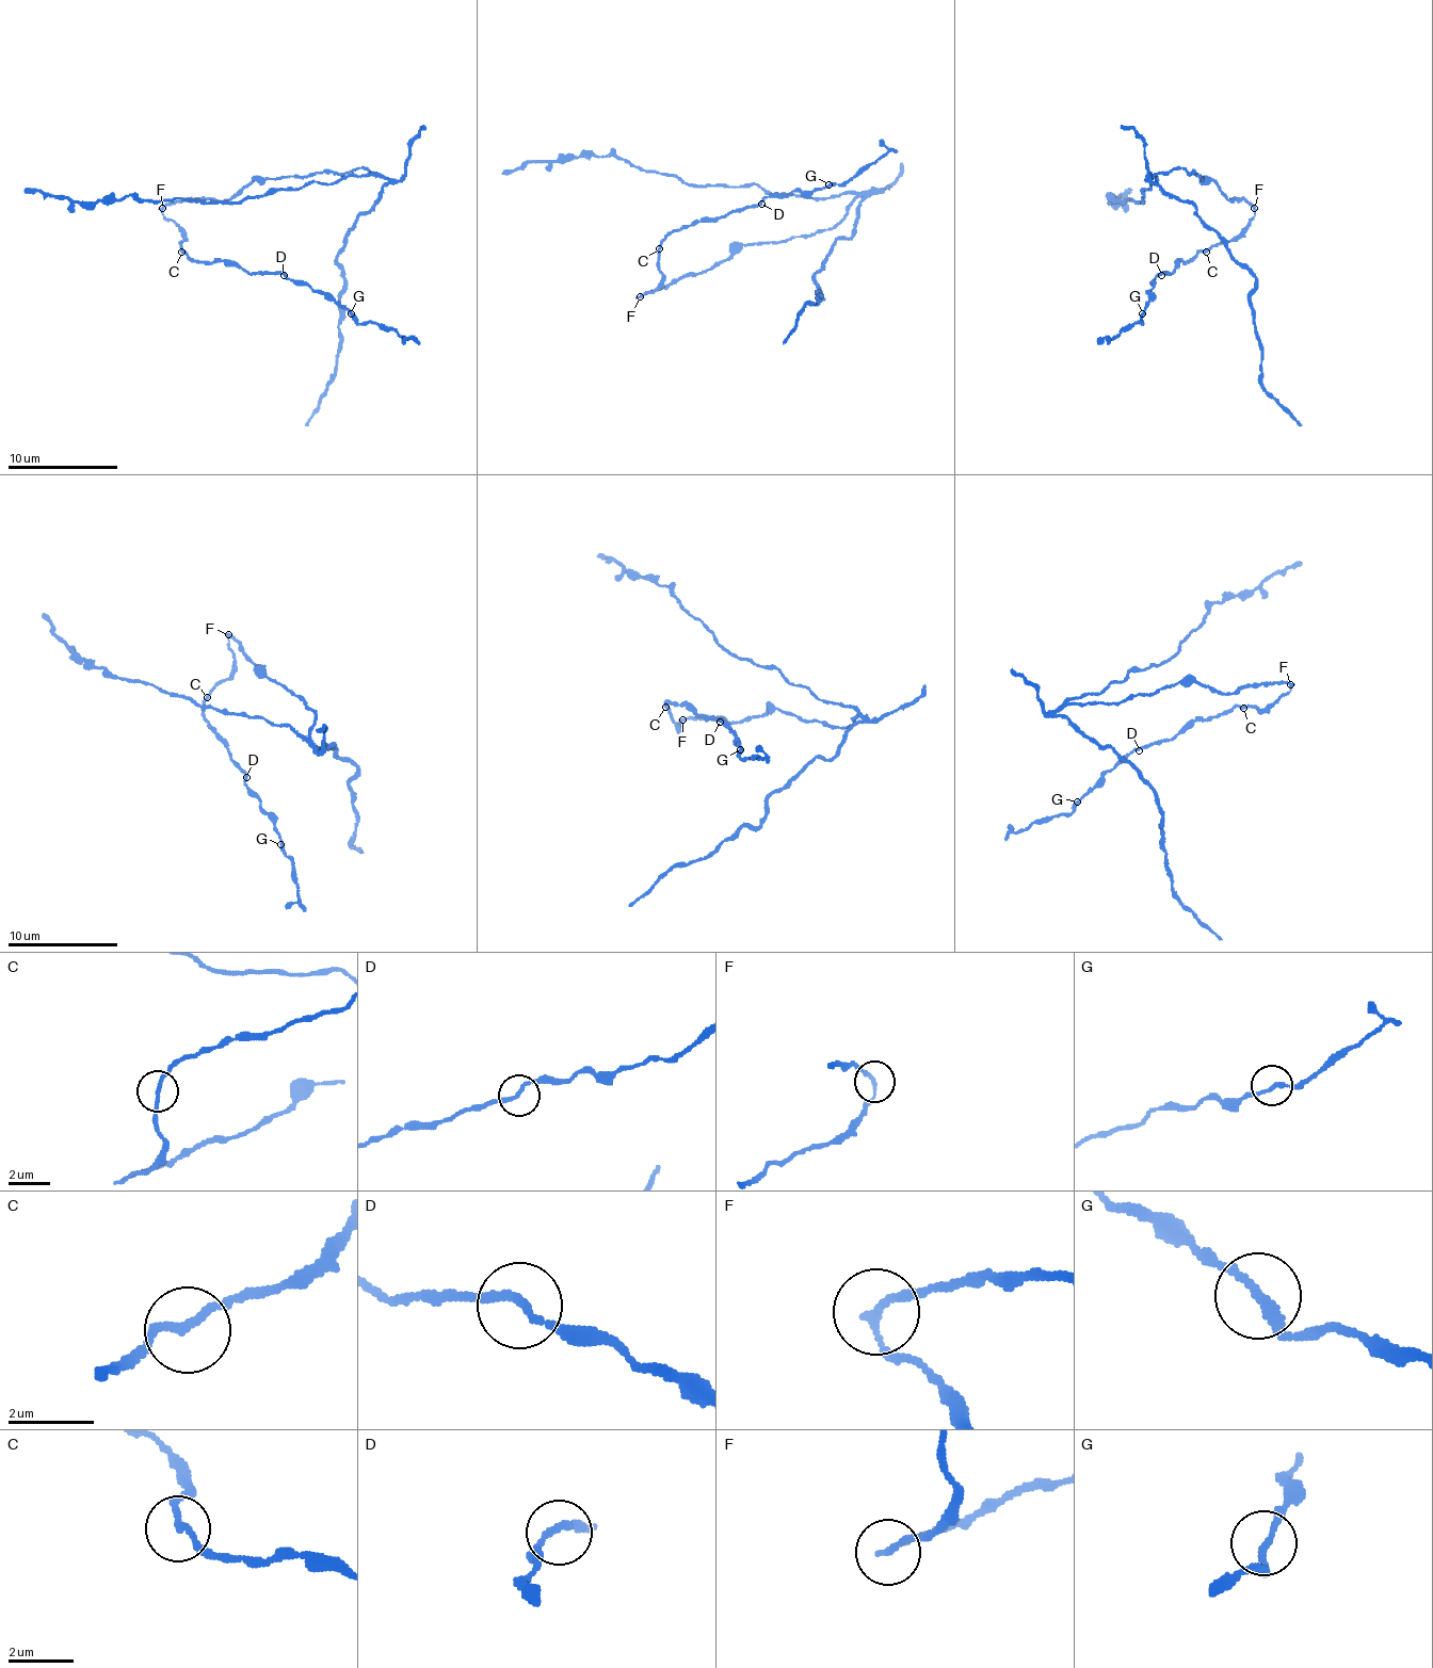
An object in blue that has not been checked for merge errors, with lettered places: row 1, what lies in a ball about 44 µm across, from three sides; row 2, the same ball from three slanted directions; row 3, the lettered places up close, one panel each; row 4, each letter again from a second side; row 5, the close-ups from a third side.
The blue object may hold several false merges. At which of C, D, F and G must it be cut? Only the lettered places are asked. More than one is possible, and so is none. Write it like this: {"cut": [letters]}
{"cut": ["F"]}

